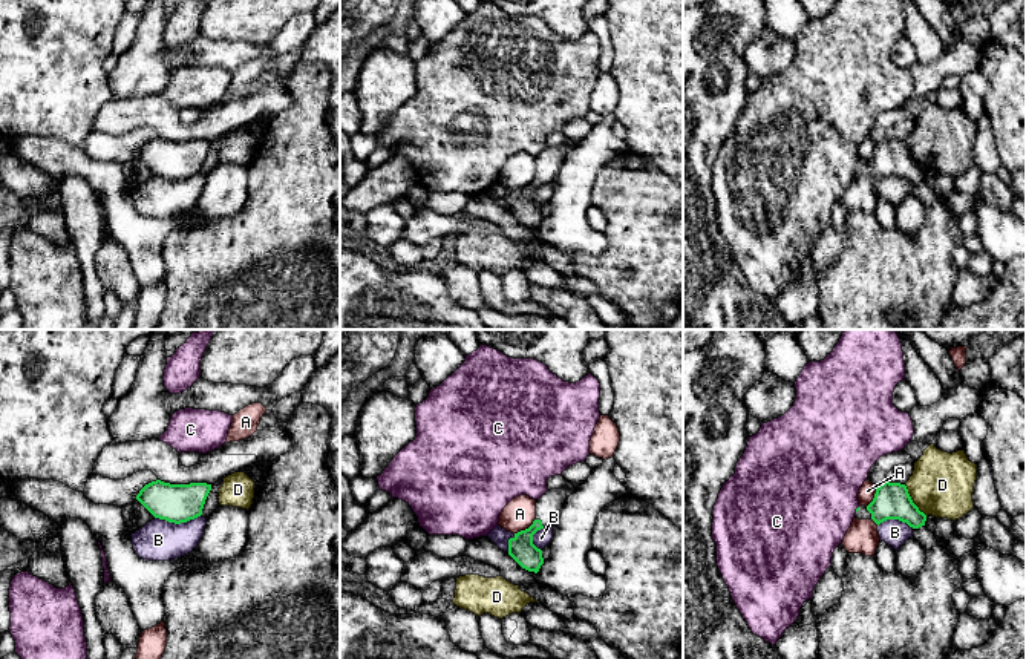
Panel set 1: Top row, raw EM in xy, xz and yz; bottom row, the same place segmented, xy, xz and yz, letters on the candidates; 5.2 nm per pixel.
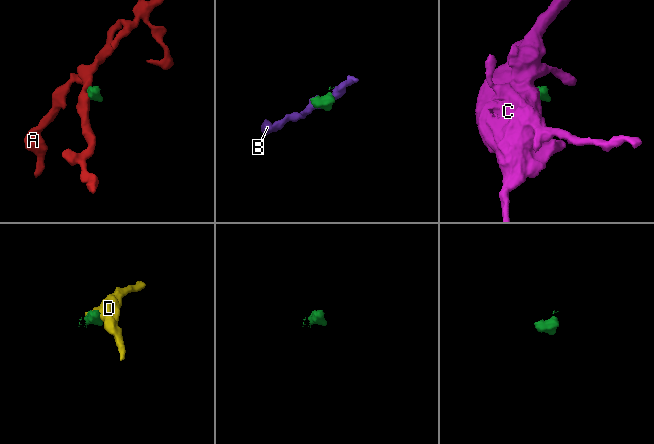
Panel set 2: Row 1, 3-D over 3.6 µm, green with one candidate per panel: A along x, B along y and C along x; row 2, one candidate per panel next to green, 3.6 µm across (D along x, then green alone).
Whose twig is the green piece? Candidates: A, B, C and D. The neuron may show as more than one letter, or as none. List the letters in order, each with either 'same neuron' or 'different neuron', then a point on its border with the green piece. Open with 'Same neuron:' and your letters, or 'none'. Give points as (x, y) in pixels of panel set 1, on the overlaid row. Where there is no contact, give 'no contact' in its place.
Same neuron: none
A: different neuron; meets green in xz at (526, 529)
B: different neuron; meets green in xy at (178, 523)
C: different neuron; meets green in yz at (856, 509)
D: different neuron; meets green in yz at (911, 501)

